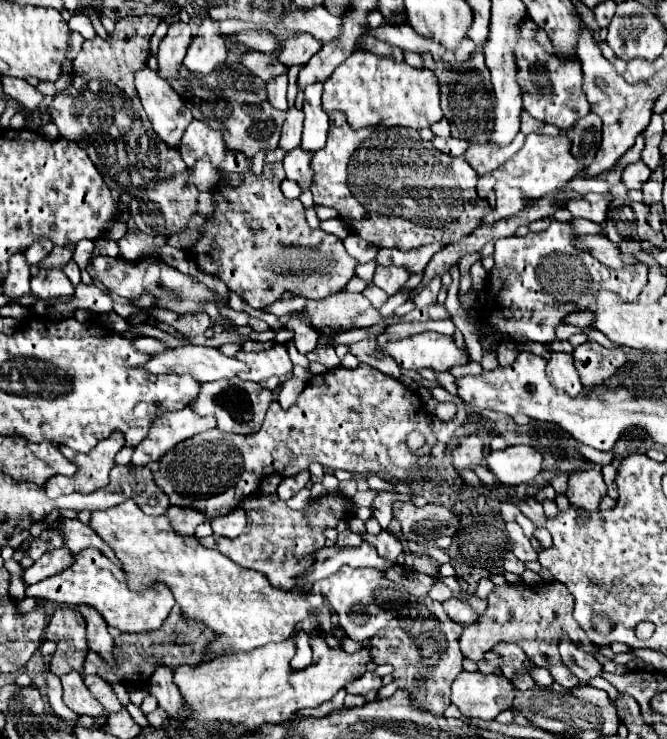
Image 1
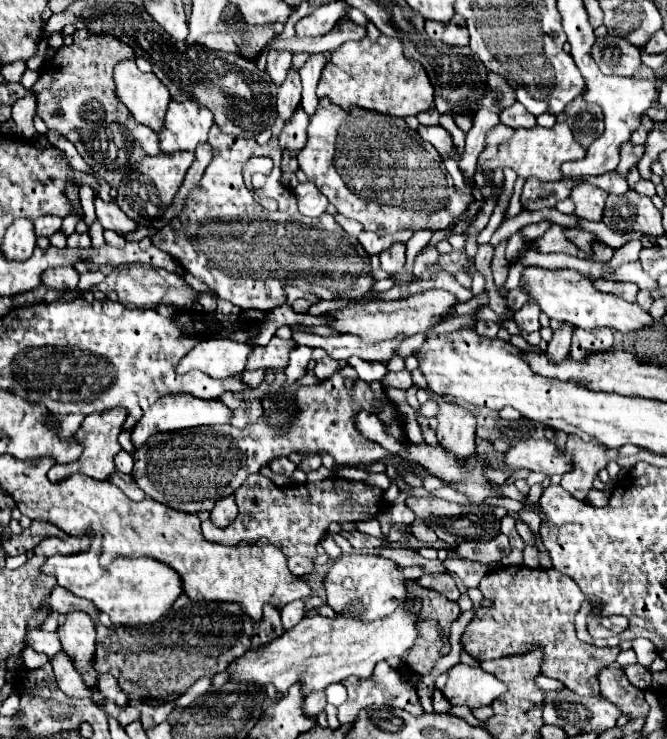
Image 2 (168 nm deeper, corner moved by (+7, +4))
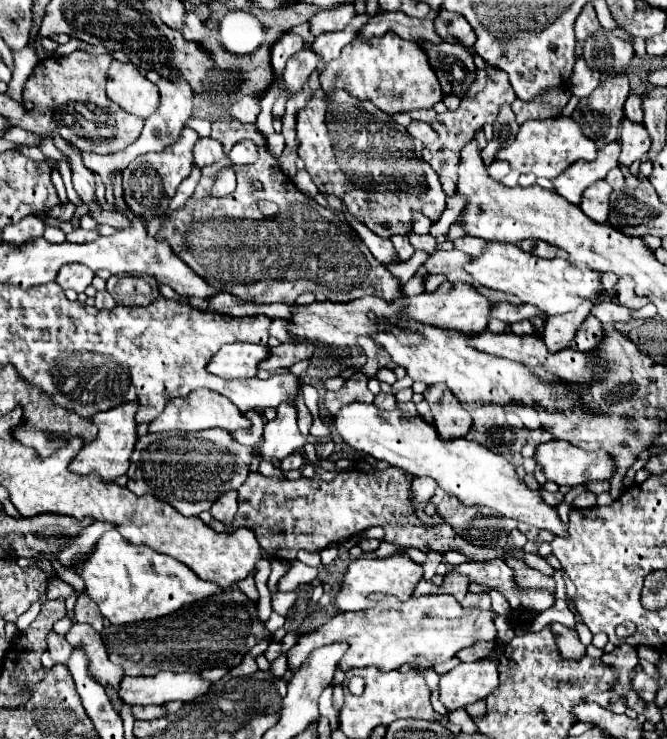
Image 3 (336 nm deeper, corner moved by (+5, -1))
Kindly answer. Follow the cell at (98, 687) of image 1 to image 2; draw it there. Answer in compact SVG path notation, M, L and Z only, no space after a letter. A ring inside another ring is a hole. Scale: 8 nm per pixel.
M99 674L97 690L105 692L105 696L109 700L113 700L115 704L119 704L119 706L127 706L129 704L127 694L121 690L121 686L119 686L119 682L117 682L117 678L113 674Z

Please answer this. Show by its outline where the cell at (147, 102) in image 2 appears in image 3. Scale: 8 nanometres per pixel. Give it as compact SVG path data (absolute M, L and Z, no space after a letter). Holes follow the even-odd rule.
M113 61L109 69L107 93L113 103L137 117L151 117L159 107L159 89L135 65Z

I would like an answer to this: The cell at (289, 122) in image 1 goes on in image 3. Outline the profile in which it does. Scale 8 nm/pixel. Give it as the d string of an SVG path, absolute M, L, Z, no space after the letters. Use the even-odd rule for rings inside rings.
M309 47L301 49L287 61L287 69L281 75L287 99L291 99L291 93L299 93L299 89L303 89L307 77L317 69L317 65L319 57Z

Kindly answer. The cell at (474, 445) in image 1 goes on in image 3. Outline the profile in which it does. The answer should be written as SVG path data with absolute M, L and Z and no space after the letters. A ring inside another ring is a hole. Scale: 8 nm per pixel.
M445 385L429 387L425 399L431 405L435 429L443 441L451 441L451 437L465 437L469 433L473 421Z

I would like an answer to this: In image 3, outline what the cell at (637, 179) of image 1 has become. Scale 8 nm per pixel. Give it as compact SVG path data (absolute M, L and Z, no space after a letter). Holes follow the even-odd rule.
M625 119L621 123L621 157L619 163L623 167L629 167L633 161L643 159L643 155L649 151L651 147L651 137L647 135L643 125L635 125L629 119Z

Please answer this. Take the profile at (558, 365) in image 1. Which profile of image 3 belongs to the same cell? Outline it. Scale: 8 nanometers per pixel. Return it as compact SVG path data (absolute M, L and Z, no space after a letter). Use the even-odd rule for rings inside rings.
M589 303L579 305L575 311L559 315L559 317L549 317L545 323L545 333L543 333L543 341L549 349L549 353L557 353L565 347L569 347L571 339L575 337L579 325L583 319L587 319L591 311Z

